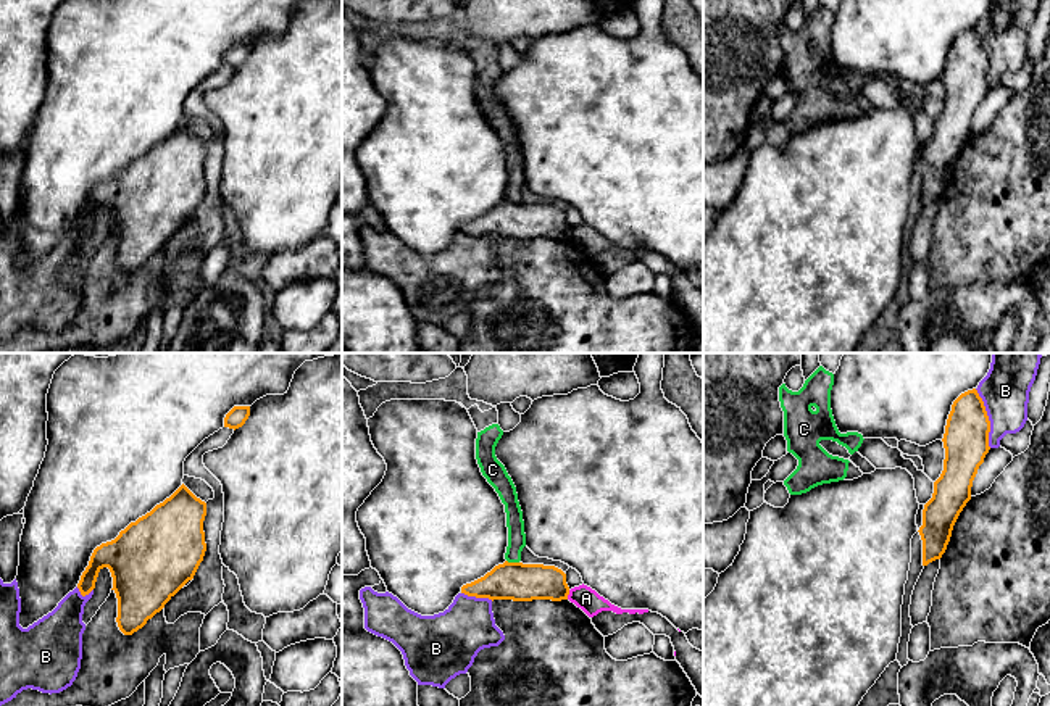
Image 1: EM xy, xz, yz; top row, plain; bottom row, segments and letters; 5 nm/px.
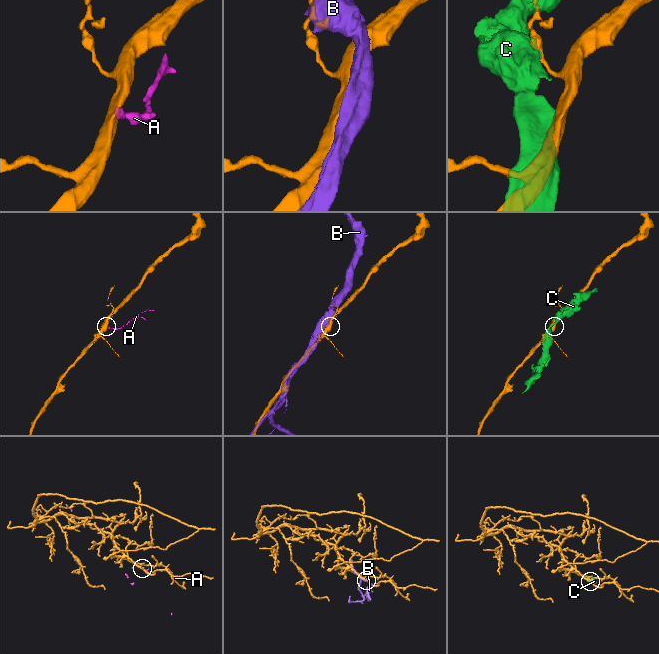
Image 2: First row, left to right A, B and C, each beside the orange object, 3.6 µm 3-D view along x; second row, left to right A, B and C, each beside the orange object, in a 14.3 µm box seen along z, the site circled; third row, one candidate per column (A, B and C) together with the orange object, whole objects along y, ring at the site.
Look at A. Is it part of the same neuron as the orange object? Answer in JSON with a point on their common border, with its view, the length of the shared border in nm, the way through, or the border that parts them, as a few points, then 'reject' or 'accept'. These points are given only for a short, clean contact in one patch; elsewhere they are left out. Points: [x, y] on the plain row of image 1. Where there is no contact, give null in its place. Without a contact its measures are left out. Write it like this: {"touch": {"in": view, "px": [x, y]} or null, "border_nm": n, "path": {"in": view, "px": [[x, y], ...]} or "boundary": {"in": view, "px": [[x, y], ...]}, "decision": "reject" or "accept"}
{"touch": {"in": "xz", "px": [568, 232]}, "border_nm": 50, "boundary": {"in": "xz", "px": [[570, 229], [566, 237]]}, "decision": "reject"}

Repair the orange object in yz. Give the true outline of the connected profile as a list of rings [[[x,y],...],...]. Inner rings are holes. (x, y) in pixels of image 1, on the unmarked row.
[[[973,27],[961,32],[952,44],[942,77],[945,87],[944,110],[934,121],[934,132],[924,143],[923,164],[918,169],[923,179],[923,205],[940,198],[947,189],[953,164],[966,142],[971,139],[971,126],[977,108],[990,89],[989,71],[990,60],[977,29]]]

